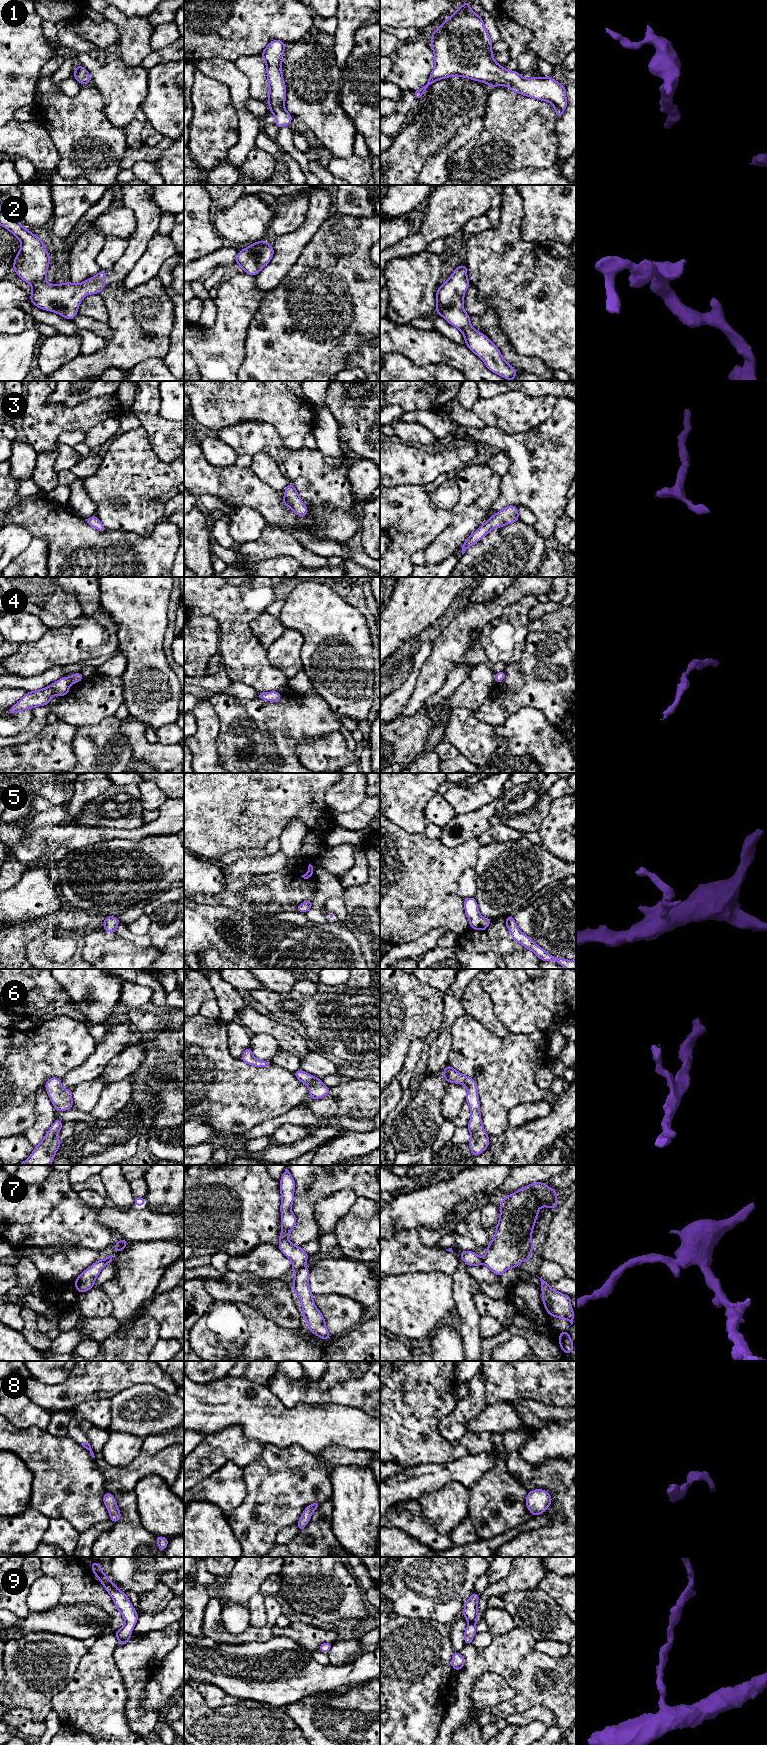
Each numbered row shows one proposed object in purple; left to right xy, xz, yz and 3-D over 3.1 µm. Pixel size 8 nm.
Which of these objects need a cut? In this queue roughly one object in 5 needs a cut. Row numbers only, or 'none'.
7

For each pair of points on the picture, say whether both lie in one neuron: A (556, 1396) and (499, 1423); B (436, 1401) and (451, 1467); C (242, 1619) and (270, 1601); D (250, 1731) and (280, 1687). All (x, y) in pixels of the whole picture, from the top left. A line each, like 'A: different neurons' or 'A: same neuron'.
A: different neurons
B: different neurons
C: different neurons
D: different neurons

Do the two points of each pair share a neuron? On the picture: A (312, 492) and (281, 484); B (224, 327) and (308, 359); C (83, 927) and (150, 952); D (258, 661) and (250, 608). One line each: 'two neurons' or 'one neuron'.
A: two neurons
B: two neurons
C: one neuron
D: one neuron

